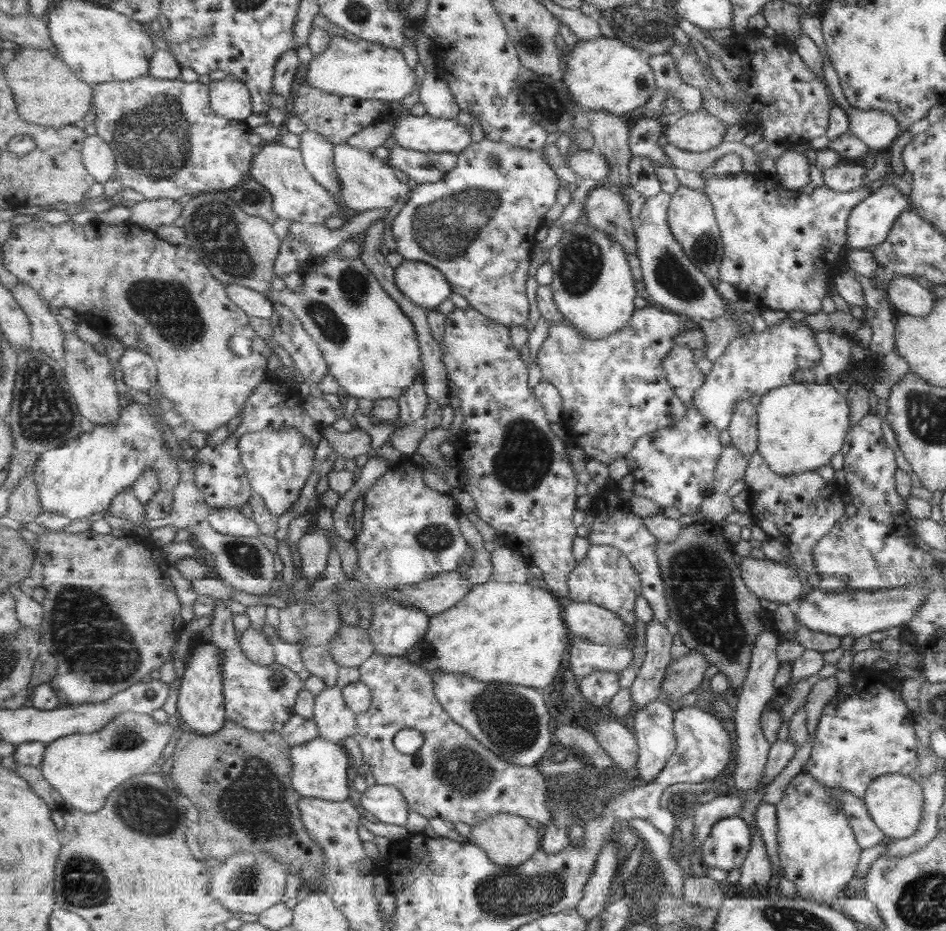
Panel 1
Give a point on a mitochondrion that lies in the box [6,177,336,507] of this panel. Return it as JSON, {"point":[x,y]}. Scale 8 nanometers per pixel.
{"point":[44,416]}

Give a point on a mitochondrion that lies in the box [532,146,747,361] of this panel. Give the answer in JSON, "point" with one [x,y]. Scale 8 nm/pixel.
{"point":[581,260]}

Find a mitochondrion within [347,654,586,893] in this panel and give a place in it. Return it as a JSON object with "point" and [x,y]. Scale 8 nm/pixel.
{"point":[510,721]}

